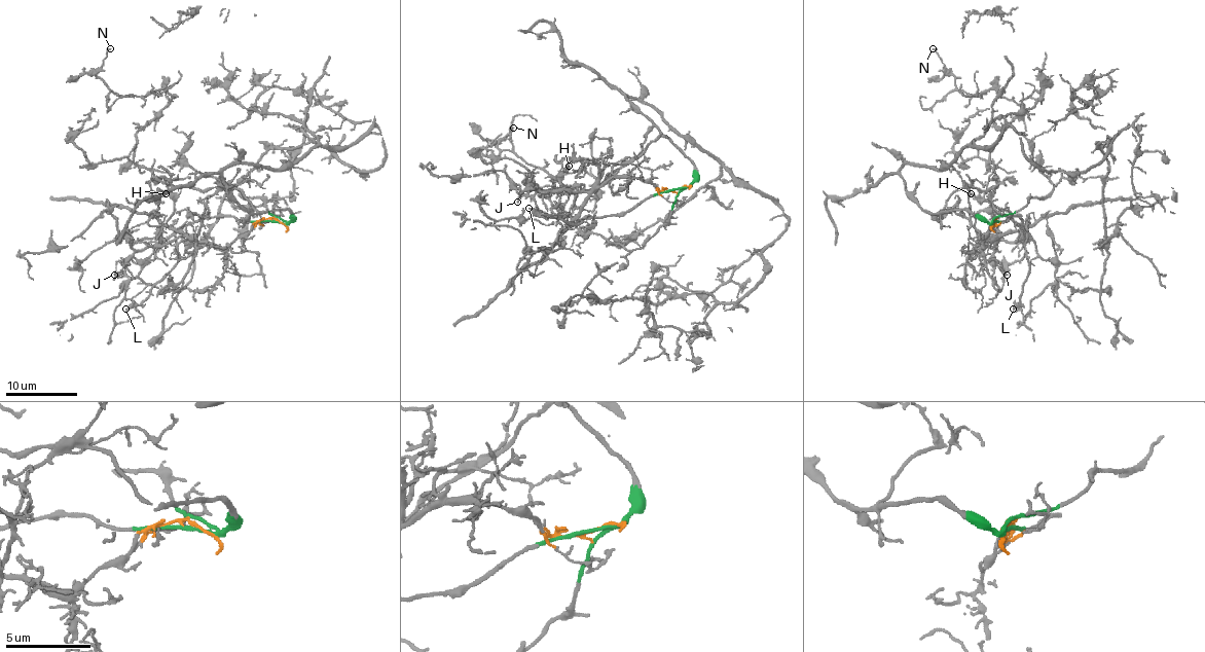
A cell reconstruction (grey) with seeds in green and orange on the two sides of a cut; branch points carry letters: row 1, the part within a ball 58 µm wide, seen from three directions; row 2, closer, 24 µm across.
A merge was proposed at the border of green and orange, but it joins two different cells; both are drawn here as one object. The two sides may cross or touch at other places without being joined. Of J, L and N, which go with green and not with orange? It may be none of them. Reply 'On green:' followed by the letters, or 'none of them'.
On green: N

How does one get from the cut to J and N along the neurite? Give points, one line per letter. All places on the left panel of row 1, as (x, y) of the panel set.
J: (278, 220), (260, 219), (224, 247), (185, 237), (146, 246), (116, 263), (114, 274)
N: (278, 220), (290, 213), (134, 161), (136, 134), (171, 96), (118, 96), (95, 75), (111, 48)

